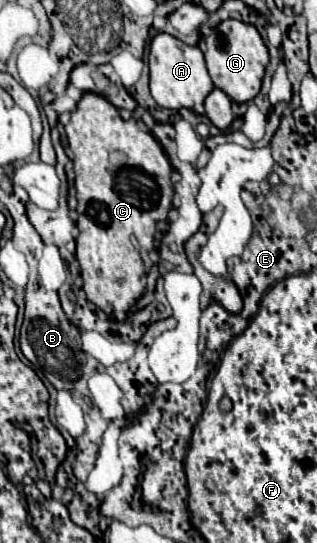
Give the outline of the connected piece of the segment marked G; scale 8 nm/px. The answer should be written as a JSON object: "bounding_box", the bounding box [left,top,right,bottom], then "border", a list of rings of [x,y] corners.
{"bounding_box":[204,18,268,102],"border":[[[228,18],[210,30],[204,38],[206,64],[216,88],[224,90],[234,102],[248,102],[260,92],[262,76],[268,64],[268,48],[254,24]]]}

